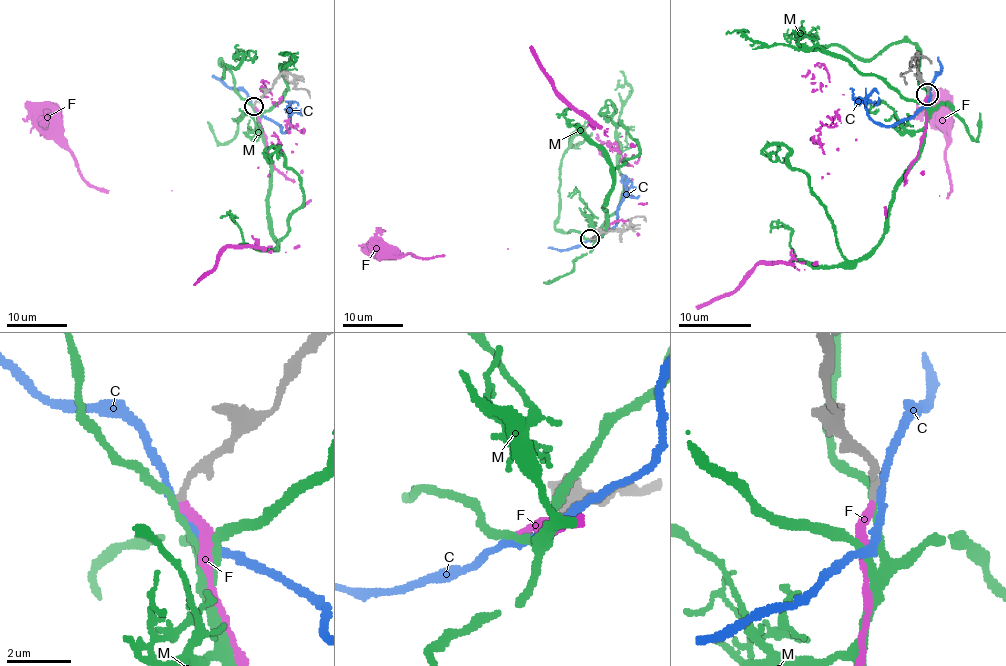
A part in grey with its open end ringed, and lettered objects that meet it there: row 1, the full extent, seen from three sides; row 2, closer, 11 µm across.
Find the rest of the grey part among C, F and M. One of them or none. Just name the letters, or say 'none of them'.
F

